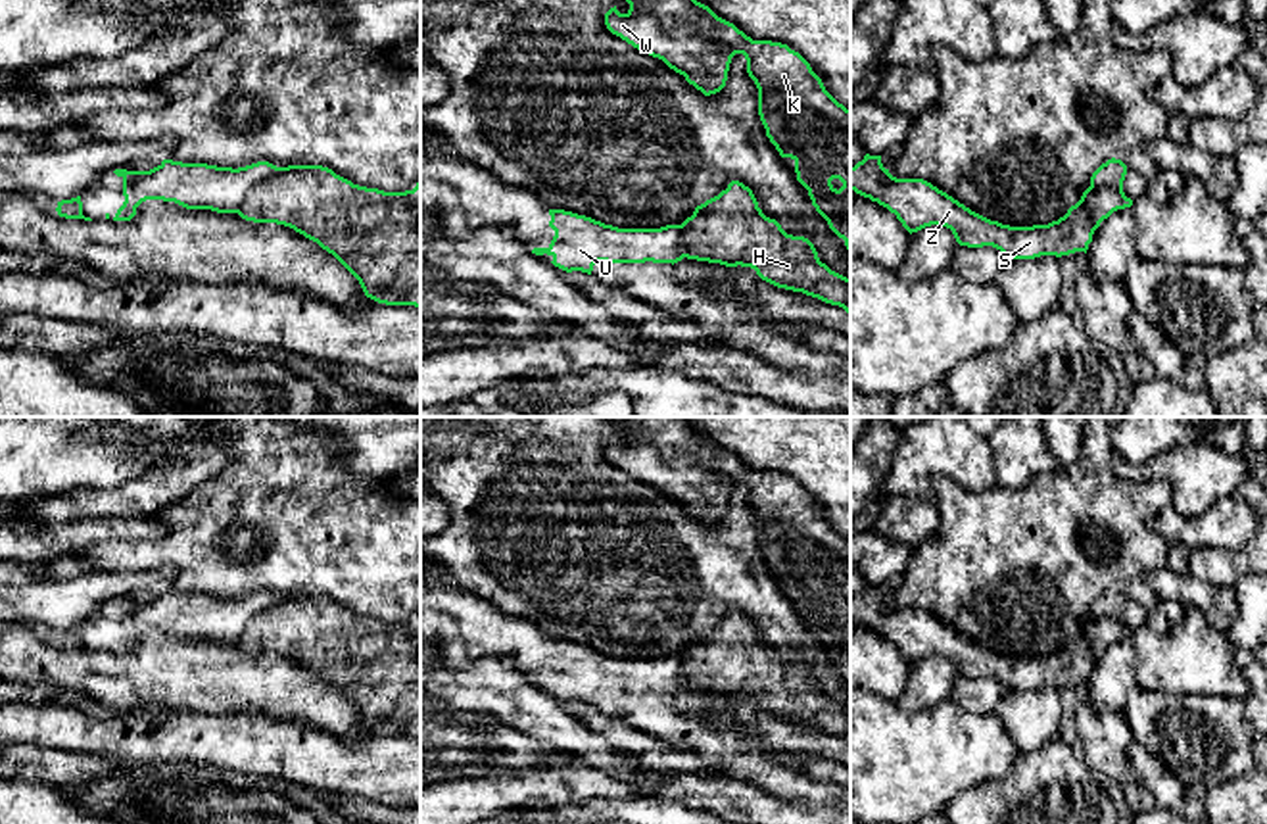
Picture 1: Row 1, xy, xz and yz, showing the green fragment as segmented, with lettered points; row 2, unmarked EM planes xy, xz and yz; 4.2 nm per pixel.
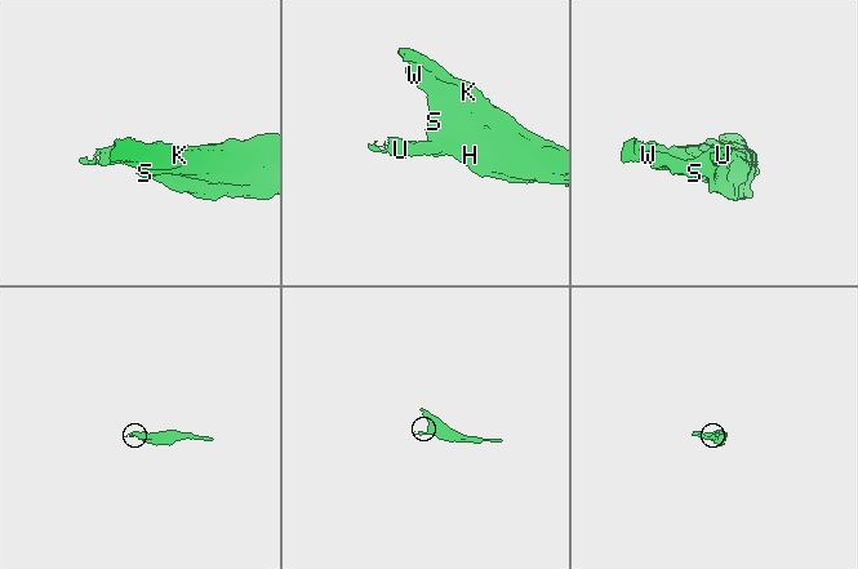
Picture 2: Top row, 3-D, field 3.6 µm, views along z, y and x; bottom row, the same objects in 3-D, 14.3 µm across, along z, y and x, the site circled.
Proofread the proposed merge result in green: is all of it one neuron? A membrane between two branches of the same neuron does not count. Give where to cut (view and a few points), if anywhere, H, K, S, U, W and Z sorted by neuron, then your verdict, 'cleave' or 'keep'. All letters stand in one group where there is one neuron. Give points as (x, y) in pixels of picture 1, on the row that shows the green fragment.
cut in xy along (279, 168), (248, 193), (237, 212); H K S W Z / U; cleave

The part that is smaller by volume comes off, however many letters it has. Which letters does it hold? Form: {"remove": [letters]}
{"remove": ["U"]}

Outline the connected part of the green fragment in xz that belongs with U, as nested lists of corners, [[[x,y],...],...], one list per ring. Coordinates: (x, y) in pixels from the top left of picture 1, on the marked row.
[[[549,209],[549,215],[555,236],[547,248],[534,248],[532,254],[551,255],[551,263],[566,273],[591,275],[597,261],[674,265],[683,259],[680,225],[618,229],[564,209]]]

